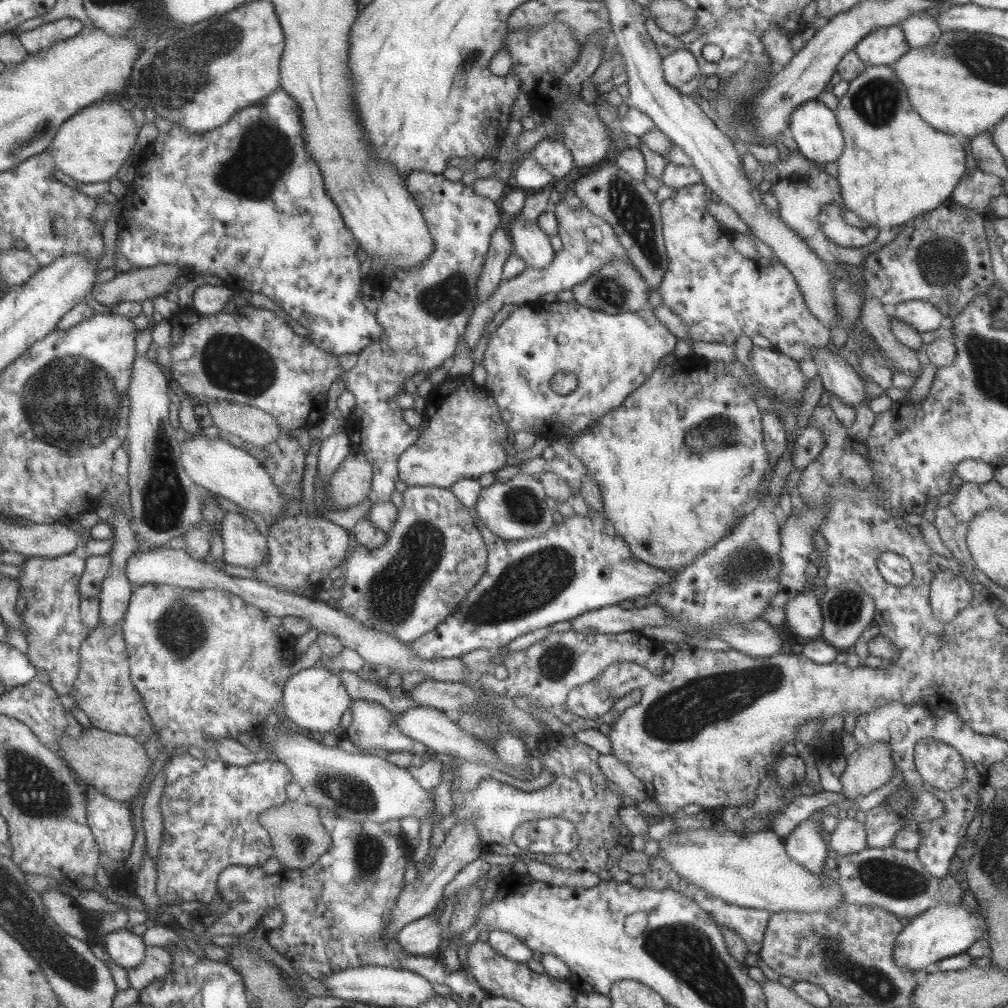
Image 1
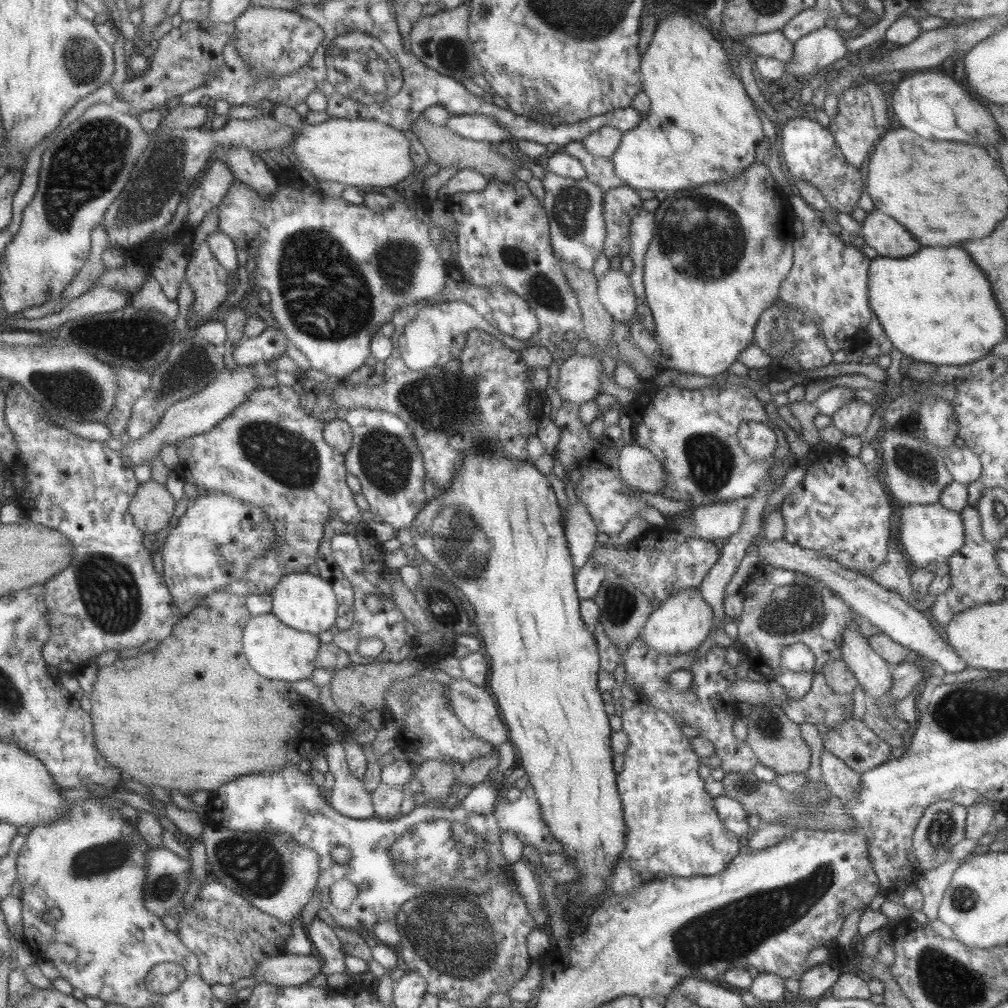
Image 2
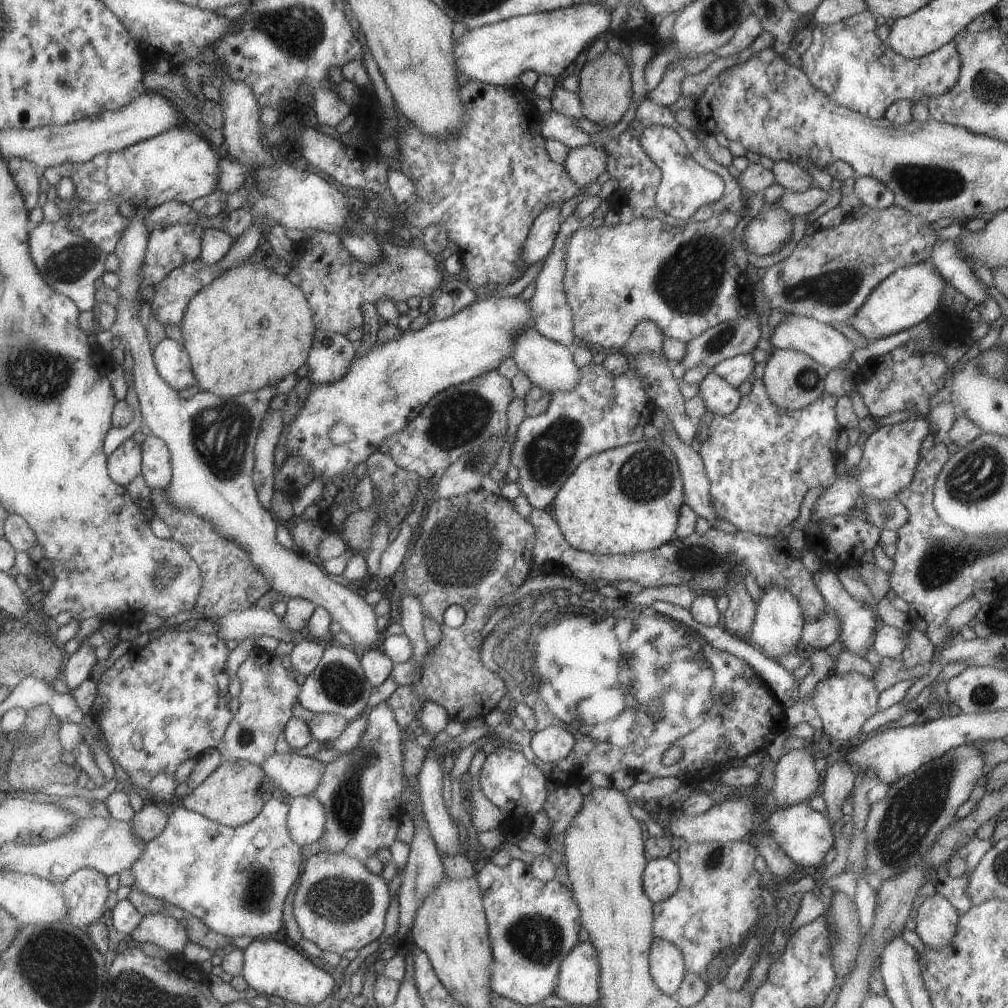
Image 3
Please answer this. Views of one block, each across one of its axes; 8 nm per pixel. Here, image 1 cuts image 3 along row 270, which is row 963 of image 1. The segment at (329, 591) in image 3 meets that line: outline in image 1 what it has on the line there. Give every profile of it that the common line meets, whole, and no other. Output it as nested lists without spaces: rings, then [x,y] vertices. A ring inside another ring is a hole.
[[[124,928],[106,936],[105,948],[112,962],[125,969],[131,969],[144,960],[146,945],[142,941],[142,936],[135,934],[129,928]]]

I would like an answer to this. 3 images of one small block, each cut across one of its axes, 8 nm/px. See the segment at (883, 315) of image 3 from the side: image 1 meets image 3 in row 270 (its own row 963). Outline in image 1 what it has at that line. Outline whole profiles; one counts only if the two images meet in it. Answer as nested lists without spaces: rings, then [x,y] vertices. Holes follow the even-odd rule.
[[[961,902],[957,904],[939,904],[926,912],[915,916],[911,922],[902,929],[896,937],[893,959],[900,968],[907,968],[925,973],[928,964],[937,964],[943,958],[966,953],[968,948],[987,934],[985,918],[981,909],[976,909],[974,914],[962,907]]]

